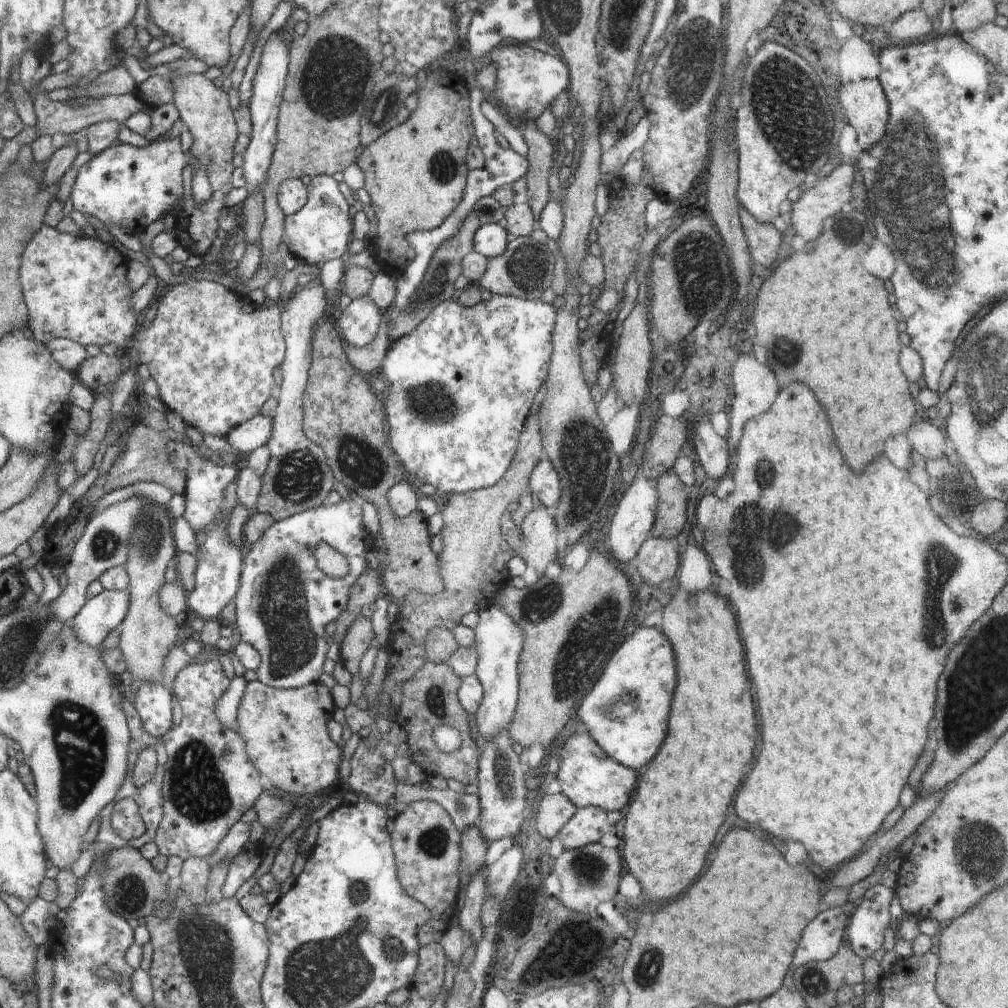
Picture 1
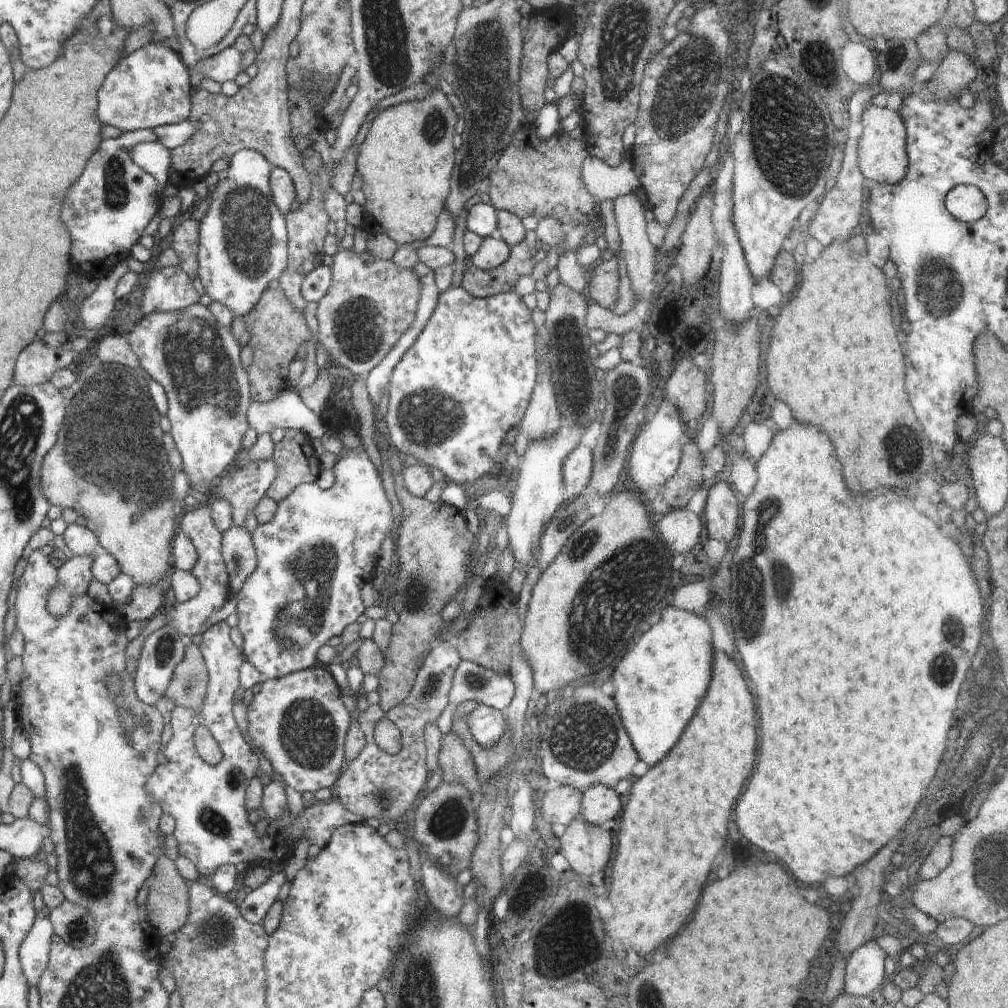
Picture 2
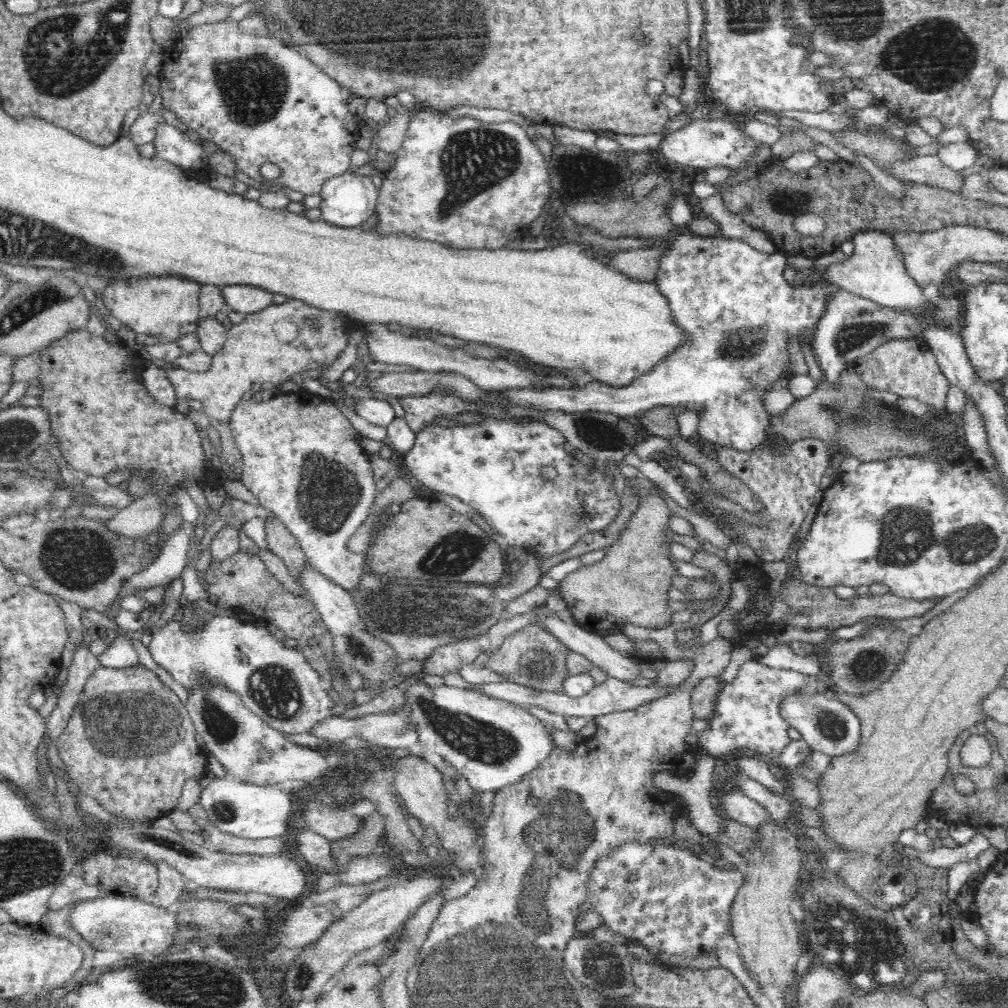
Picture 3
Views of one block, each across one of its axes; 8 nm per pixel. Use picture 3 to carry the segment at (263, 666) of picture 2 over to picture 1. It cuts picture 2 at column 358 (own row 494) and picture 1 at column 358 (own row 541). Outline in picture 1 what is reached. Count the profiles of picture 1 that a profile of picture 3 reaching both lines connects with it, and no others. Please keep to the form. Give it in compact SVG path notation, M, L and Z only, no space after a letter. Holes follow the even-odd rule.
M344 498L338 504L325 503L316 510L306 510L290 518L275 521L258 542L244 550L240 586L233 598L236 604L234 627L239 640L252 644L261 656L261 663L256 670L258 681L282 690L302 688L318 682L323 673L322 664L326 660L329 646L326 642L326 626L334 622L348 606L350 590L358 576L368 567L366 554L373 548L374 538L364 528L362 508L352 498ZM320 543L328 544L330 548L346 556L349 569L344 578L330 578L318 568L315 552Z

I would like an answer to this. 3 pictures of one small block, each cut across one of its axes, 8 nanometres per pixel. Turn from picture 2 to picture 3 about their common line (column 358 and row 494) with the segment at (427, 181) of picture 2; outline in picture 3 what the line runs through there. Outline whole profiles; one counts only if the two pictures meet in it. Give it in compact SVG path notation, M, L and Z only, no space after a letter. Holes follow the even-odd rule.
M82 329L74 333L68 333L62 339L54 340L48 347L42 348L42 361L40 363L40 370L38 371L37 379L38 386L42 388L42 393L38 396L40 399L40 407L48 411L50 415L51 435L57 438L58 447L64 461L67 462L74 470L79 471L81 474L92 475L92 476L108 476L112 470L124 470L127 468L131 474L136 476L151 476L153 482L156 482L156 496L168 502L168 500L174 499L172 497L172 492L176 490L176 486L184 487L184 482L186 480L194 479L200 487L204 488L207 485L212 485L214 483L219 483L217 481L218 474L213 471L211 476L209 472L206 472L206 456L204 455L204 448L202 447L202 436L200 436L200 429L196 427L196 424L184 416L174 407L162 406L158 400L155 400L148 389L143 385L142 382L142 372L144 372L144 366L128 366L132 364L136 358L130 358L128 360L128 354L132 354L132 350L125 347L119 340L114 344L110 344L104 336L96 337L94 334L90 334L88 330Z

